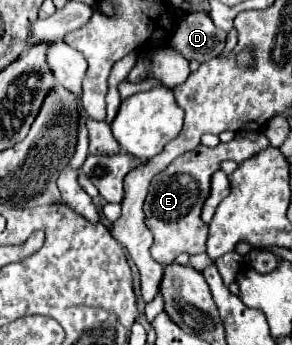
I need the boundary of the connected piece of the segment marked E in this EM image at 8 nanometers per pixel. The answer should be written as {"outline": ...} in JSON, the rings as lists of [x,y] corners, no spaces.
{"outline":[[[238,131],[230,143],[218,143],[216,147],[198,145],[198,149],[192,149],[190,153],[184,153],[182,157],[174,159],[162,173],[158,173],[158,177],[154,177],[154,181],[150,181],[144,213],[146,227],[154,235],[152,257],[158,263],[170,265],[180,253],[196,255],[206,251],[208,225],[202,221],[200,213],[206,195],[210,195],[212,173],[216,173],[220,169],[220,163],[226,159],[242,163],[266,147],[270,147],[270,141],[262,131]]]}

